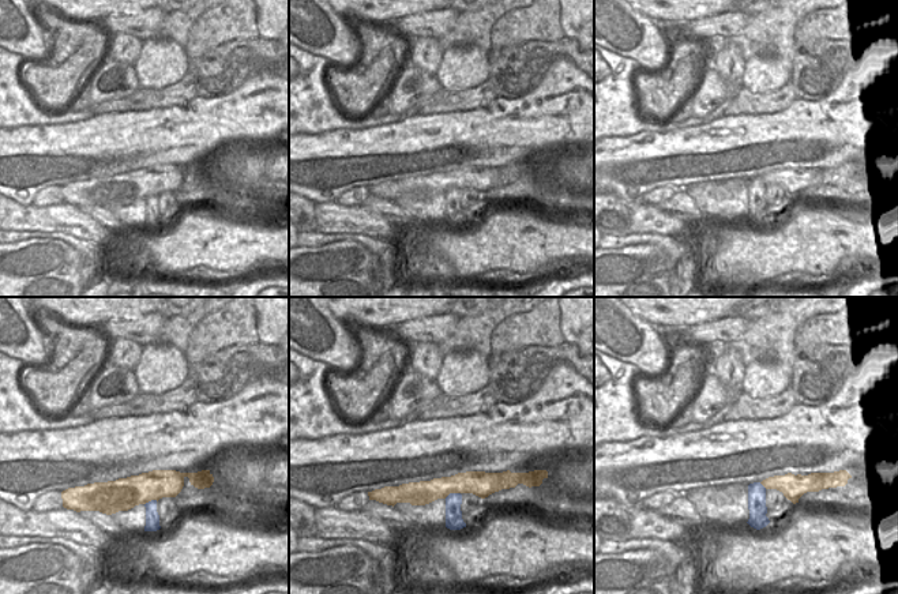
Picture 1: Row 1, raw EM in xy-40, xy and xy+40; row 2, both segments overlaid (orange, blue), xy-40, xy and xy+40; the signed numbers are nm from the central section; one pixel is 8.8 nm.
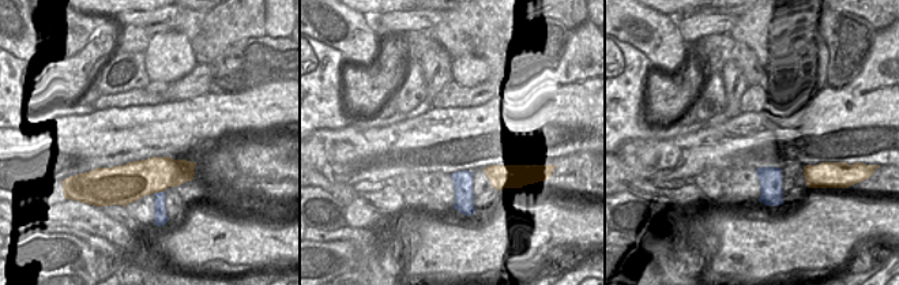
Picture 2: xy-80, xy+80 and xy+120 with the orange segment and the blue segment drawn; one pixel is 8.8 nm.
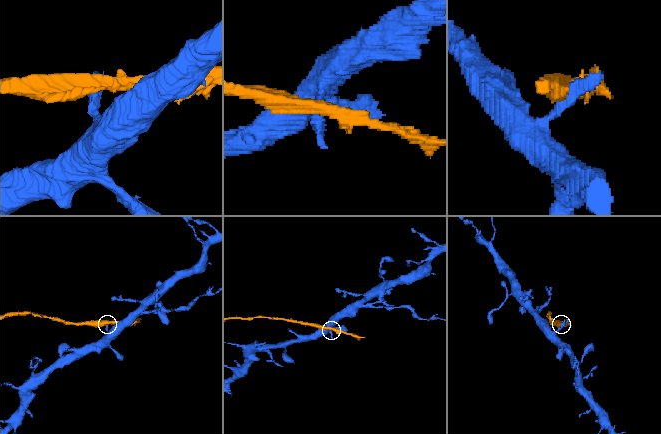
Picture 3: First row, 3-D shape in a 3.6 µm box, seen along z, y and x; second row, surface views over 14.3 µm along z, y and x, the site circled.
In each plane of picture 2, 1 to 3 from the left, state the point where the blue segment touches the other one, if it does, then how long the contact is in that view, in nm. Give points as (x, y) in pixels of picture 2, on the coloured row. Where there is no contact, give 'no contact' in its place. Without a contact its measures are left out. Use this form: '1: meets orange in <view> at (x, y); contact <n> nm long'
1: meets orange in xy-80 at (158, 191); contact 90 nm long
2: no contact
3: no contact

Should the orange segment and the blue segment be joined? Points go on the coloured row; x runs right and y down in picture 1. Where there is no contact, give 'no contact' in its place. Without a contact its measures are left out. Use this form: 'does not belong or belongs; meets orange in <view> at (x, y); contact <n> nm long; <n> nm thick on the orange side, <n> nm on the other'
does not belong; meets orange in xy at (451, 492); contact 150 nm long; 220 nm thick on the orange side, 150 nm on the other

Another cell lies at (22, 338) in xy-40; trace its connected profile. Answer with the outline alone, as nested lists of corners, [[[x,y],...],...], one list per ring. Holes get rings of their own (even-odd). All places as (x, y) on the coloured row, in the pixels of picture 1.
[[[0,297],[0,353],[16,358],[26,369],[48,369],[53,358],[53,345],[37,320],[29,317],[22,297]]]

